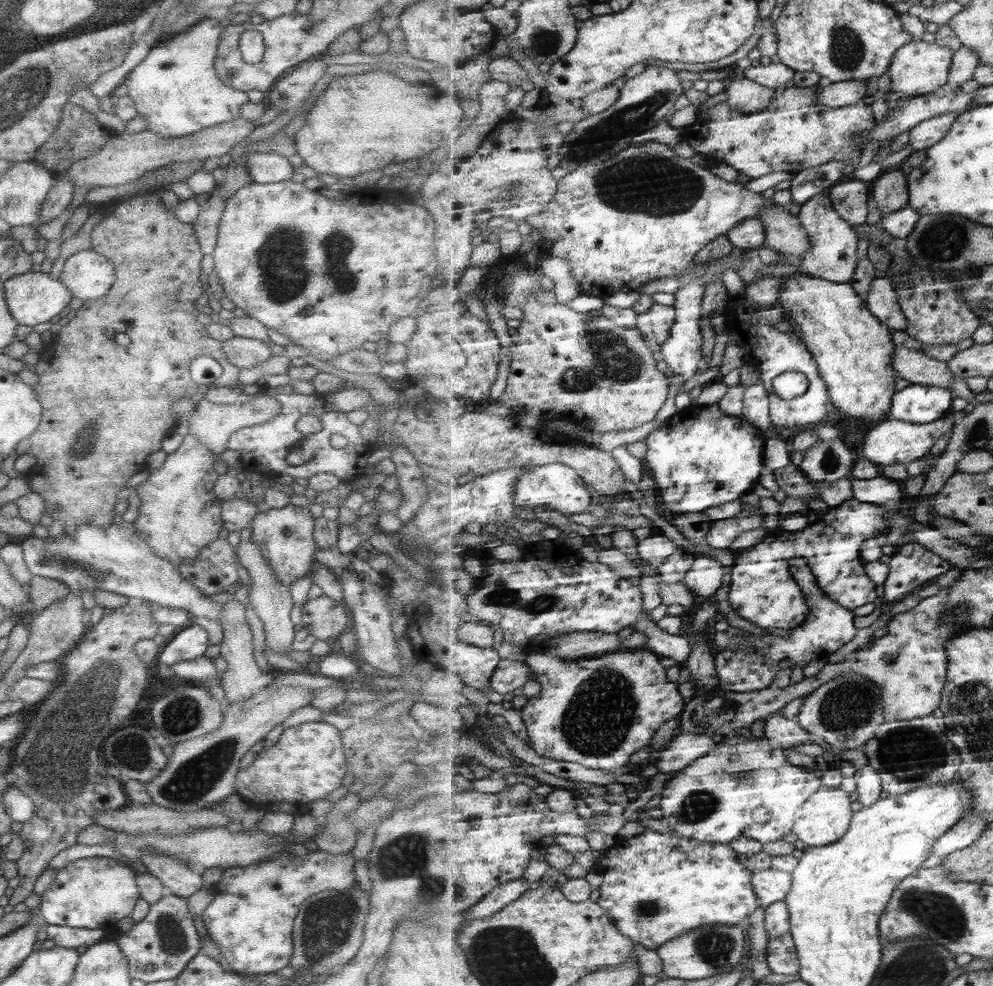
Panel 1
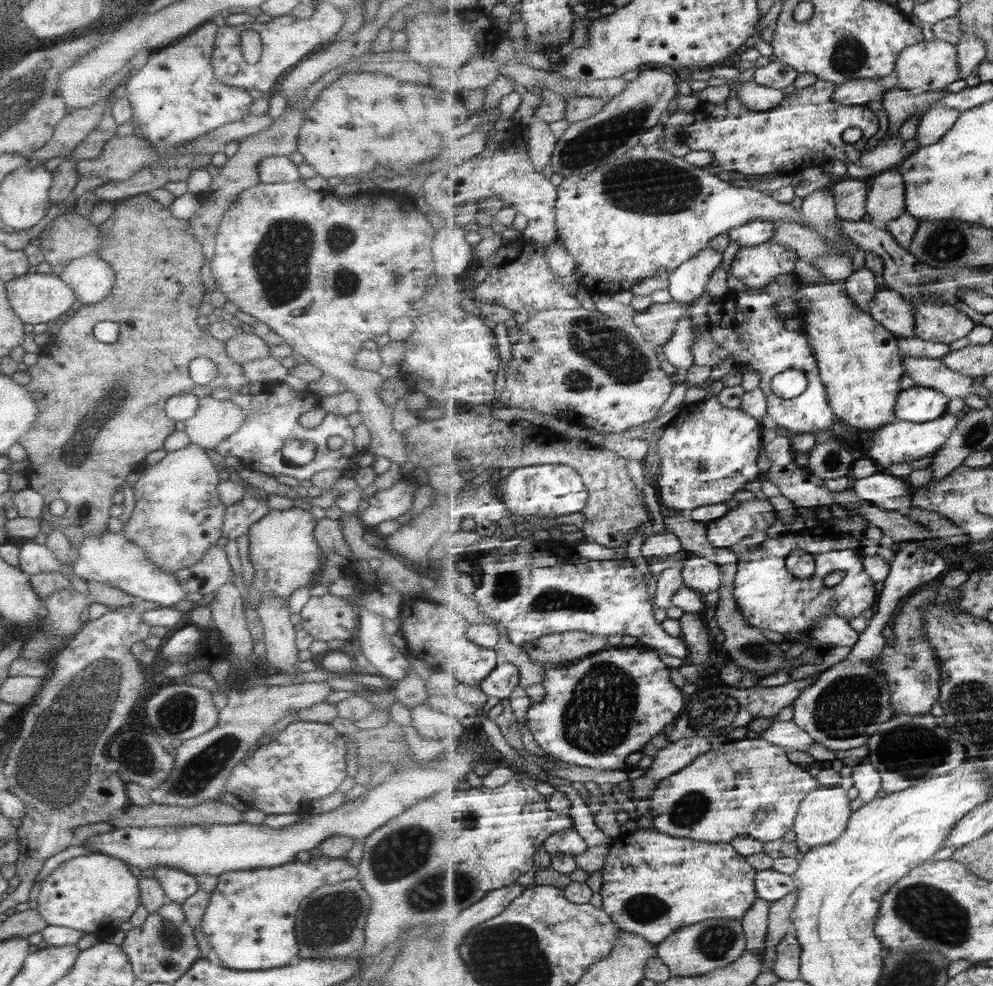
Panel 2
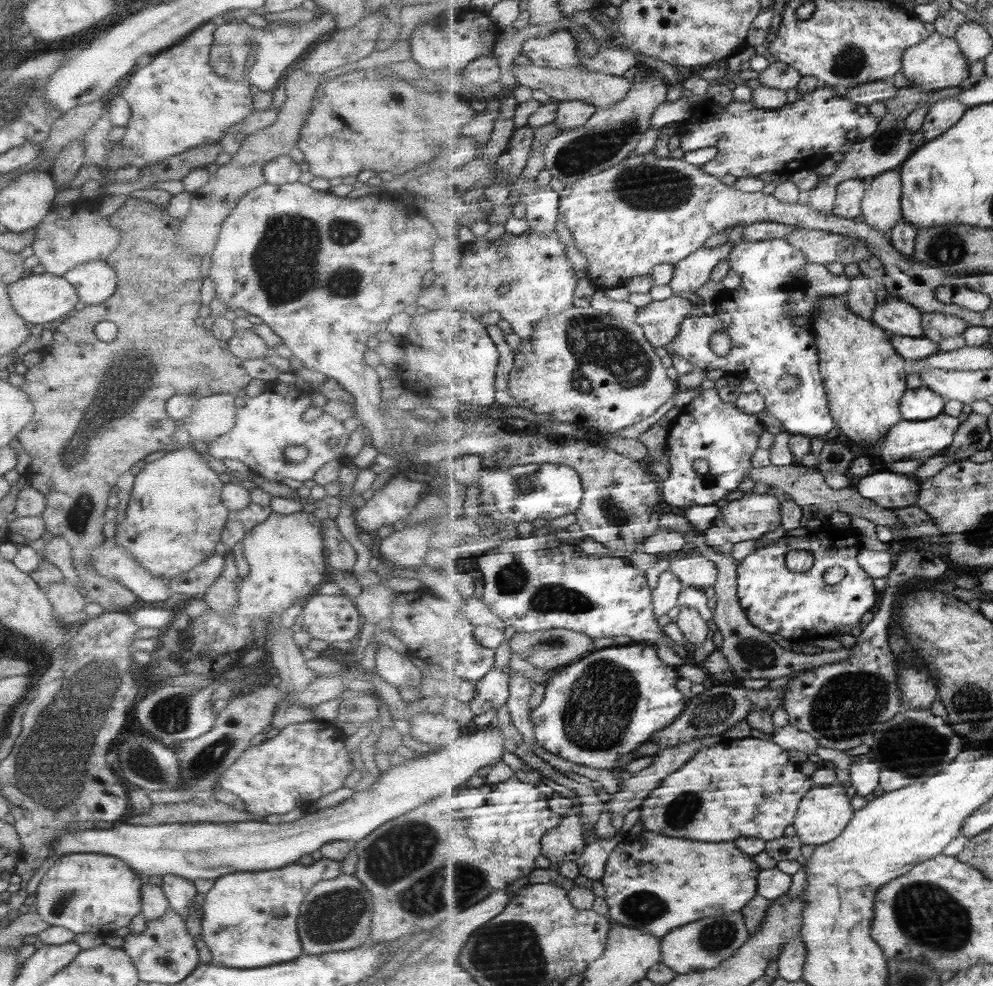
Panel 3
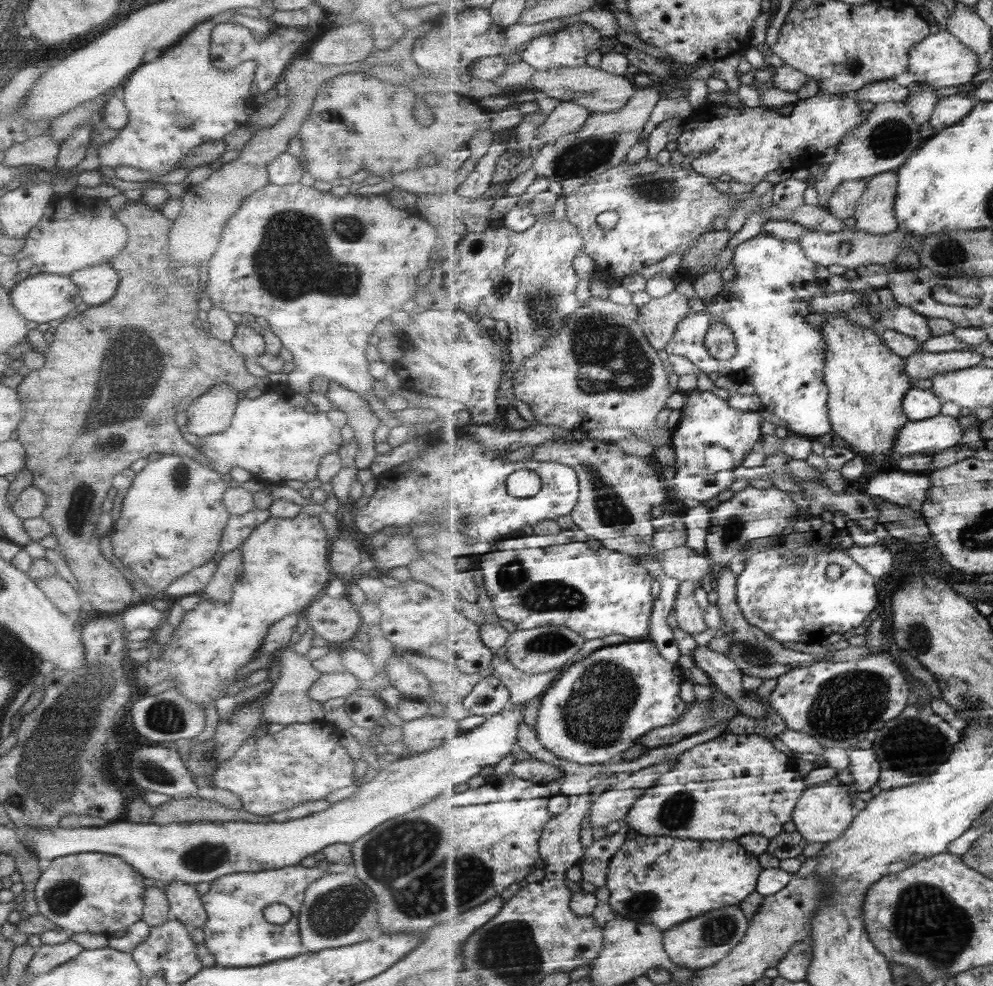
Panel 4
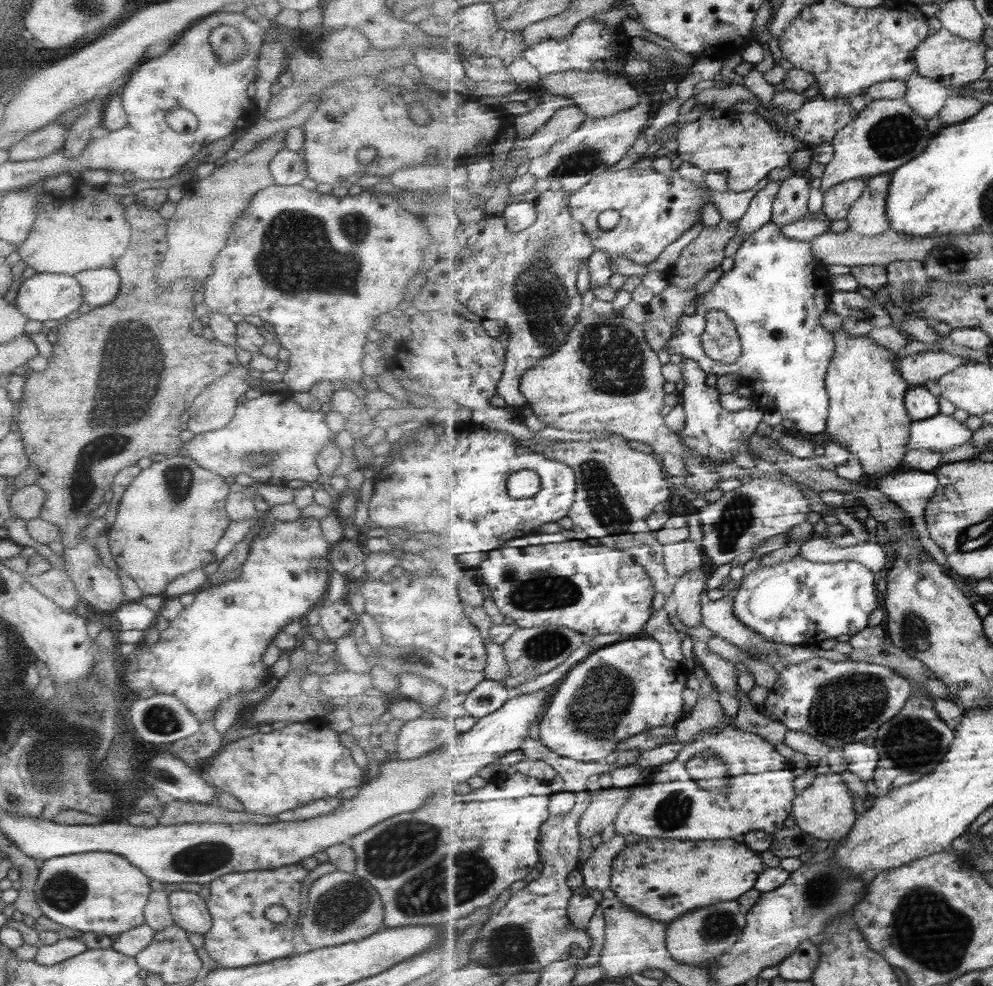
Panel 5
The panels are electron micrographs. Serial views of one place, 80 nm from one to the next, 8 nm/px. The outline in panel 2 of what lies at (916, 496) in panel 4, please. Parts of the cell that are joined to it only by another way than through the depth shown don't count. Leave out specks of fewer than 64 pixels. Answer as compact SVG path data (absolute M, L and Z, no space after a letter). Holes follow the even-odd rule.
M883 469L873 476L852 480L850 487L863 499L872 502L879 508L901 512L906 515L913 507L914 491L906 478L896 477Z

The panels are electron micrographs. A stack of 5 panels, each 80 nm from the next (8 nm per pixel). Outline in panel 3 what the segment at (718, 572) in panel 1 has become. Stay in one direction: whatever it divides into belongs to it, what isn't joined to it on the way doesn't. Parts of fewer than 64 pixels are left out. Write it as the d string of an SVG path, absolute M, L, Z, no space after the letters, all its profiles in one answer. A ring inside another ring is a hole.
M695 550L675 551L668 554L669 569L681 579L685 587L705 589L718 579L718 566Z

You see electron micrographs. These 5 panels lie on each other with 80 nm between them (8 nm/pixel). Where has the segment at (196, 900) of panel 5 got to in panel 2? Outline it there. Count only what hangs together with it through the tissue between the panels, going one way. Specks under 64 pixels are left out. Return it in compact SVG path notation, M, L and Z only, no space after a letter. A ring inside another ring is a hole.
M154 868L153 876L163 889L168 902L181 904L199 889L194 876L185 874L176 868Z

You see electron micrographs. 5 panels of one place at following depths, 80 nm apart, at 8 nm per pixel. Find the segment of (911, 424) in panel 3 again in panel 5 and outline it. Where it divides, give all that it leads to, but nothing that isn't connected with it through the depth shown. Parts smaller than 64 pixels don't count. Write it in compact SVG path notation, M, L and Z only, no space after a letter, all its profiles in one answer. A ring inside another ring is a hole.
M939 413L933 418L912 422L908 450L949 452L957 446L967 444L973 435L971 428L955 420L952 415Z

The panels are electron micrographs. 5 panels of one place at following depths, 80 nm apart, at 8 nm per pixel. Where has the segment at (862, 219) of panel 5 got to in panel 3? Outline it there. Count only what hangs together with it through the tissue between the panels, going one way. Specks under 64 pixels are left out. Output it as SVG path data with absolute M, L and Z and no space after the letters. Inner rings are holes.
M891 170L870 179L868 185L869 188L866 190L866 196L862 203L863 221L883 233L891 234L893 226L904 218L902 210L902 174L899 170Z

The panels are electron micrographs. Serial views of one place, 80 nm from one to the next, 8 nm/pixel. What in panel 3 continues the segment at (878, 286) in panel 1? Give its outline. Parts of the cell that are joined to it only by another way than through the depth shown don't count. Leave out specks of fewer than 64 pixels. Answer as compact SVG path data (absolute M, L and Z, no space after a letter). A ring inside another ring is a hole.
M889 293L876 306L872 320L893 334L921 338L925 337L922 316L916 306Z

